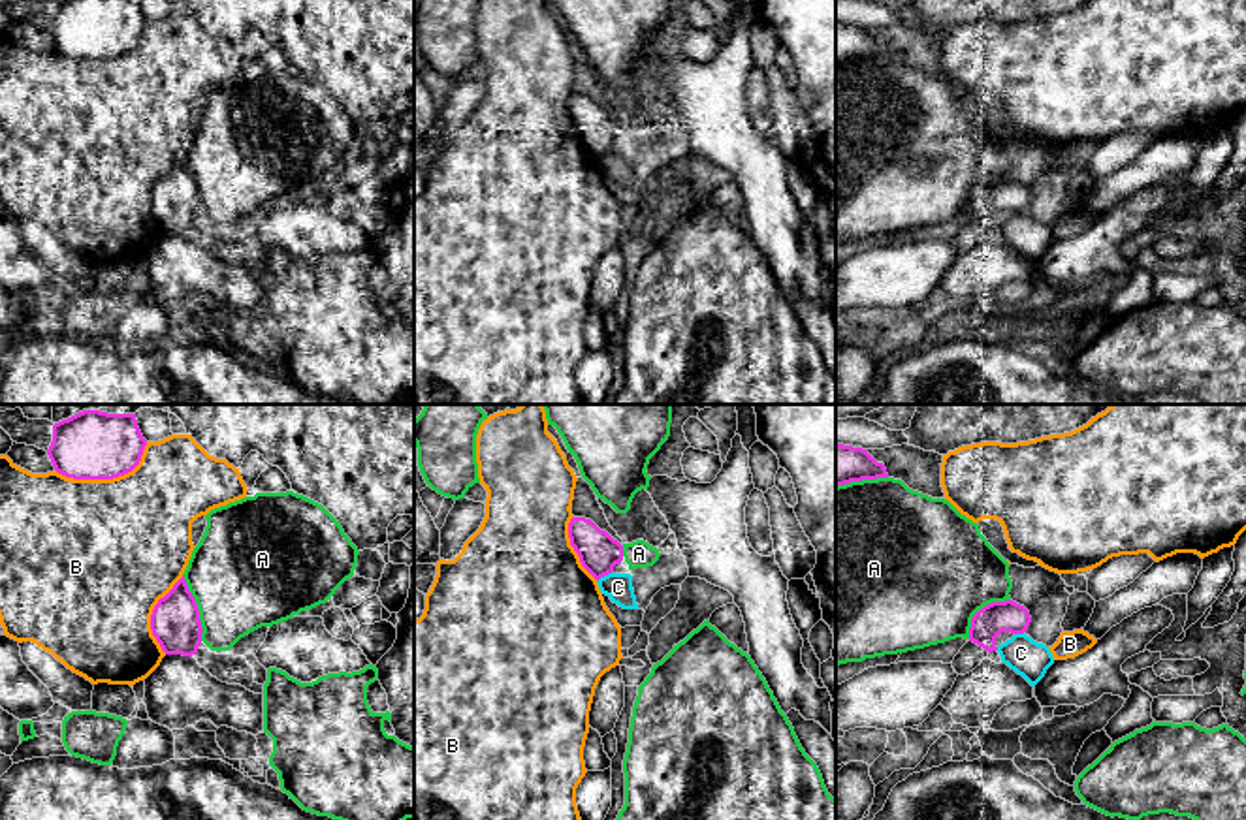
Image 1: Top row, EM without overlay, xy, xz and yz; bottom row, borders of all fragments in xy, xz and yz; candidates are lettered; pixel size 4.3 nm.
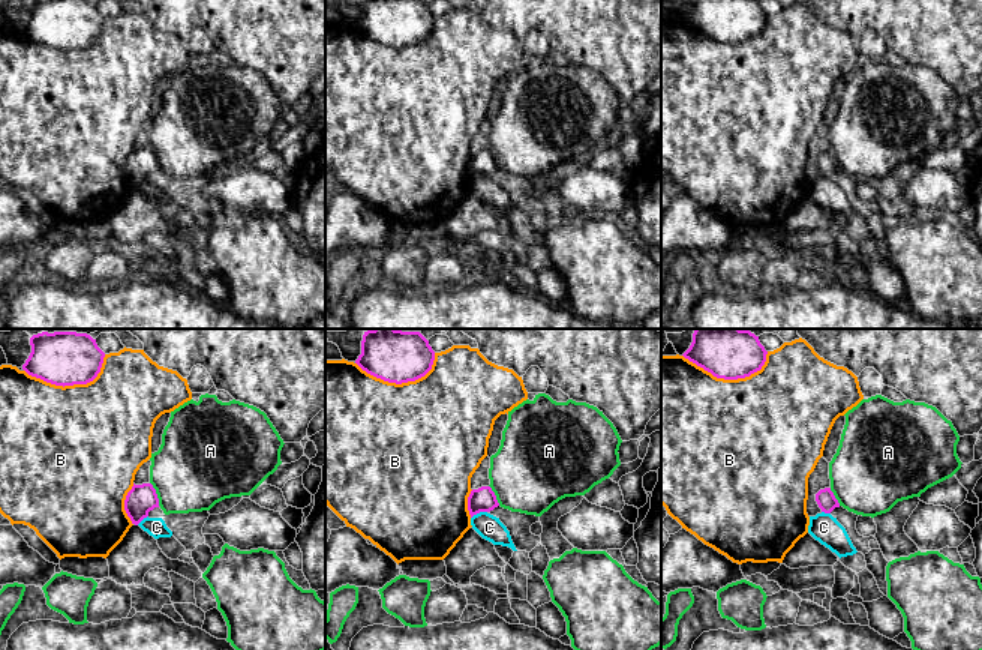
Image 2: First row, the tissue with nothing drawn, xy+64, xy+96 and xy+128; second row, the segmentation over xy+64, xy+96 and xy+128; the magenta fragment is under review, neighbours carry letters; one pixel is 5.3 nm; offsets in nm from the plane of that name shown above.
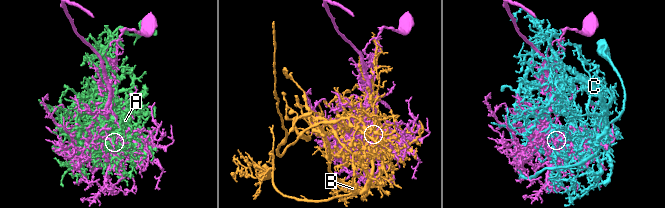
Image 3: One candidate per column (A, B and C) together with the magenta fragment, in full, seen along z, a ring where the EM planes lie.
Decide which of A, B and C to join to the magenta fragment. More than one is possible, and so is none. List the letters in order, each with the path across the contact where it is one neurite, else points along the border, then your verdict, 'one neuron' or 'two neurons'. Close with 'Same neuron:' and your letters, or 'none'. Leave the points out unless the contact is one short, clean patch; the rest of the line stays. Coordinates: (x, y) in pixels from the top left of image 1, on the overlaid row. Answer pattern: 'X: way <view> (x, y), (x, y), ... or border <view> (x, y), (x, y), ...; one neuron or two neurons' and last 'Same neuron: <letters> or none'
A: two neurons
B: two neurons
C: two neurons
Same neuron: none

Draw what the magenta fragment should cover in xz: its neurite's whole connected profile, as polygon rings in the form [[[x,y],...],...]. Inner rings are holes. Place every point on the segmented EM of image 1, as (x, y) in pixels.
[[[572,517],[568,523],[570,545],[580,557],[582,566],[599,581],[614,572],[623,560],[623,545],[591,519]]]

